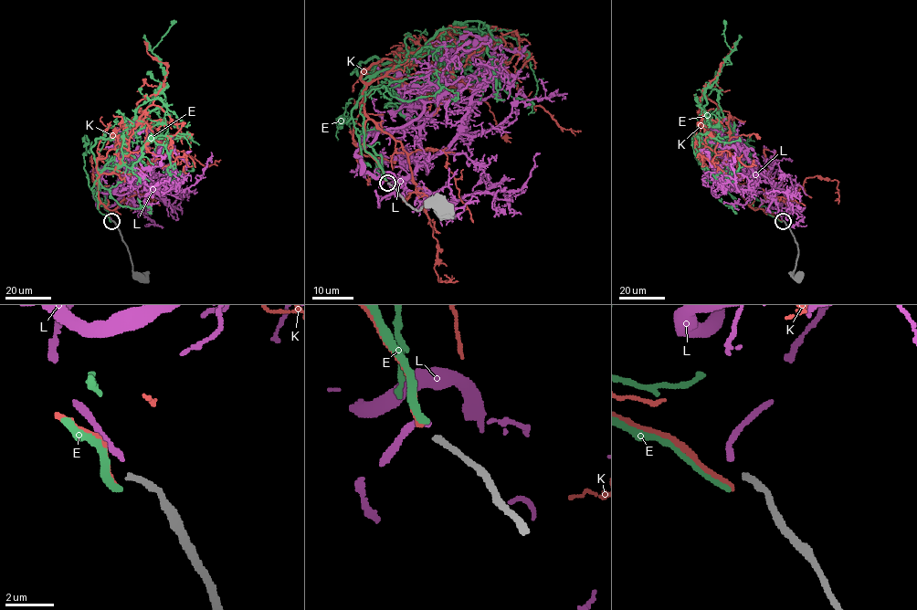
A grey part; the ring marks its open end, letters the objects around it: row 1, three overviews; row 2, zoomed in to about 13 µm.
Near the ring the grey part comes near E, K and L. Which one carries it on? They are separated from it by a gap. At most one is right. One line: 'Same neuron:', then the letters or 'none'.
Same neuron: K

